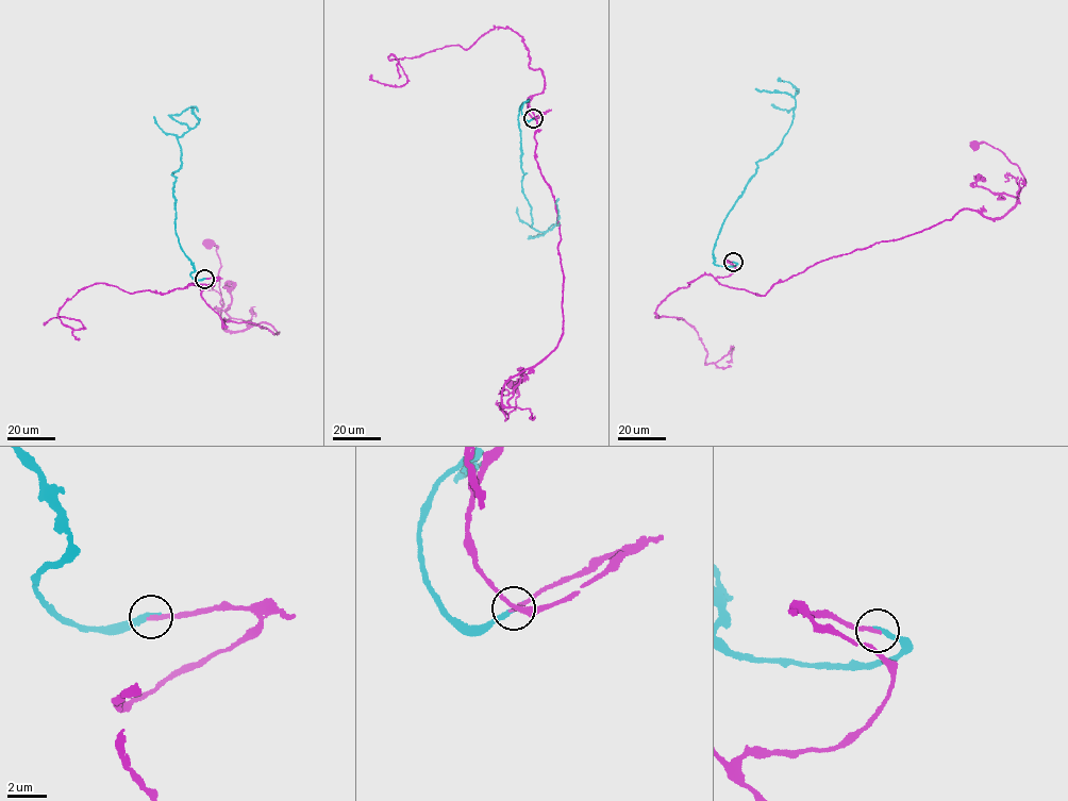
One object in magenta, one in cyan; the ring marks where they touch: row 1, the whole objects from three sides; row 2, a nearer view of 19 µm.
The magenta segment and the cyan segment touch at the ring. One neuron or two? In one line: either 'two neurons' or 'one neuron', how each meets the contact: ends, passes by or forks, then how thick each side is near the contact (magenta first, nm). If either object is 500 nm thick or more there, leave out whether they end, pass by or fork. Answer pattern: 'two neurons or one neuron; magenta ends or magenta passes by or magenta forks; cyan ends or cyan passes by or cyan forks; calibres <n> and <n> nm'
two neurons; magenta ends; cyan ends; calibres 220 and 300 nm

